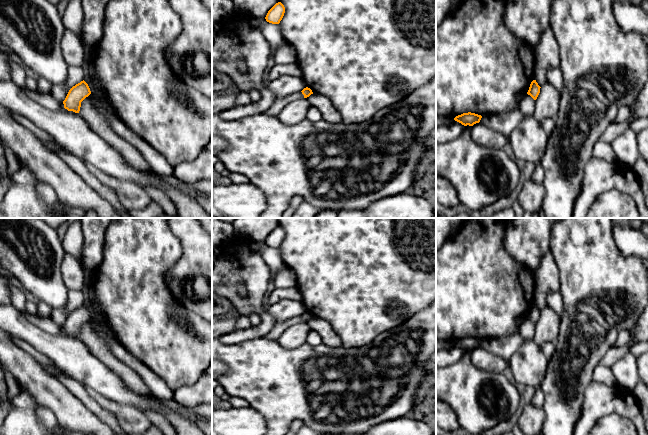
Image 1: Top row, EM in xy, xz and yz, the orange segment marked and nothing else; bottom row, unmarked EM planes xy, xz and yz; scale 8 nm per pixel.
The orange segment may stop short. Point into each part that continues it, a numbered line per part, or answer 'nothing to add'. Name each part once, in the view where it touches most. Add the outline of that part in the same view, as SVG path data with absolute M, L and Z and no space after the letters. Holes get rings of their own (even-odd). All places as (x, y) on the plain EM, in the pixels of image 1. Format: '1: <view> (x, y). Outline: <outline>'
nothing to add

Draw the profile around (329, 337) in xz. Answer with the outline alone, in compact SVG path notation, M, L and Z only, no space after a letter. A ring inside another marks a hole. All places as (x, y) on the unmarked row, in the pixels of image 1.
M313 317L307 321L307 324L321 336L324 345L332 348L342 346L340 337L334 331L332 325L326 320Z

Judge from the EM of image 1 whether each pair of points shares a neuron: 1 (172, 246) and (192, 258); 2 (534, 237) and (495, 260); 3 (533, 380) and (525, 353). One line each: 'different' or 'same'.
1: different
2: different
3: same

